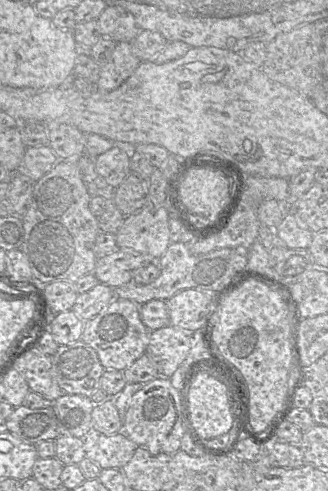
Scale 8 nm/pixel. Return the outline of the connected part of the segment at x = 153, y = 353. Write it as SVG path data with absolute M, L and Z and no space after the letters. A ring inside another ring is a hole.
M171 324L150 331L146 354L158 376L170 378L187 357L191 348L191 333Z

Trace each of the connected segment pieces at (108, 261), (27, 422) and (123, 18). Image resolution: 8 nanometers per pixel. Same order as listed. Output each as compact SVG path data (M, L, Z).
M117 248L115 251L103 257L97 258L93 274L100 283L103 283L111 288L118 288L121 285L130 282L135 275L135 271L150 261L157 260L151 260L149 257L142 255L141 253L135 253L134 251L127 251Z
M53 403L43 408L29 408L25 405L15 407L8 431L25 442L37 445L44 440L56 440L59 436L59 422Z
M107 6L97 20L102 37L115 42L131 43L141 30L134 16L118 6Z

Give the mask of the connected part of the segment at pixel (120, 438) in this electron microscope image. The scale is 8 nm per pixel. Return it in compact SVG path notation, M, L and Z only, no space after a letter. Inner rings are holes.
M93 428L84 436L85 456L101 469L122 468L132 458L137 445L123 432L105 435Z

